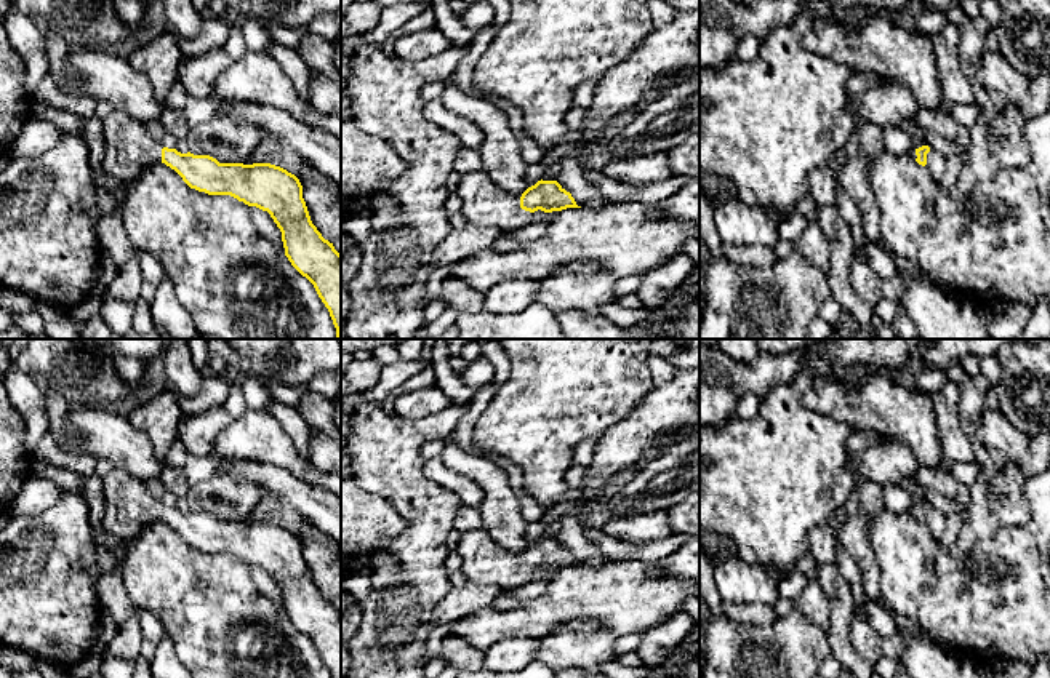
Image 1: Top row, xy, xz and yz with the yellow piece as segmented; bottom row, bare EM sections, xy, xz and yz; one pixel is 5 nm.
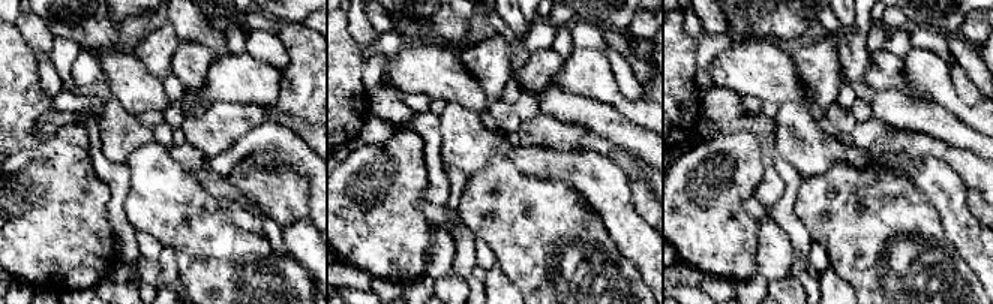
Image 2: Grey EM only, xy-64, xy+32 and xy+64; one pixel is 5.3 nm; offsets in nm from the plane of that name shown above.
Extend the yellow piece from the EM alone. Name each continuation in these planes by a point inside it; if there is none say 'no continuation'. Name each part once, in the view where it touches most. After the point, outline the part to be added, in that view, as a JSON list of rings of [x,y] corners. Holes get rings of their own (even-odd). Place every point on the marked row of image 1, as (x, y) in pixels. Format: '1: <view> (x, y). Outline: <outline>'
1: yz (935, 165). Outline: [[[924,141],[920,146],[916,146],[914,149],[911,149],[908,155],[916,160],[916,158],[917,158],[916,150],[917,150],[919,147],[922,147],[922,146],[928,146],[928,147],[930,147],[930,152],[927,154],[927,165],[925,165],[925,168],[927,168],[928,174],[930,174],[935,181],[940,182],[941,177],[944,176],[944,171],[946,171],[946,155],[941,154],[940,150],[935,150],[927,141]]]

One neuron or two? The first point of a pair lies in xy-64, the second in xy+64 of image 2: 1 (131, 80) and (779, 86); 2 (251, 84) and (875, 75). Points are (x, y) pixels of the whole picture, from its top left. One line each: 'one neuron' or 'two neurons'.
1: one neuron
2: two neurons

